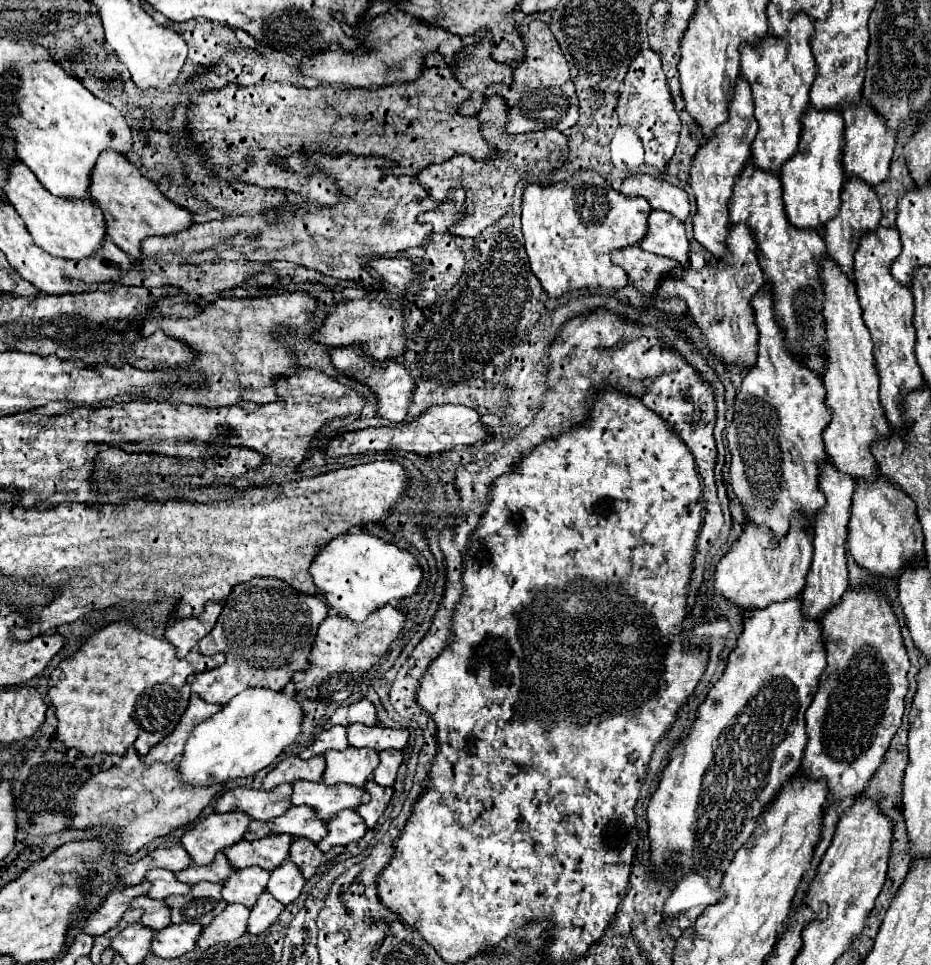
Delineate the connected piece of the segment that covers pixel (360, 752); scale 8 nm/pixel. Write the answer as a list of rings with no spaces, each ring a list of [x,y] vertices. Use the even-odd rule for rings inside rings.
[[[348,748],[342,752],[328,752],[324,754],[326,758],[326,774],[324,774],[324,782],[326,784],[352,784],[352,786],[364,786],[376,766],[380,764],[380,754],[376,750],[368,750],[368,748]]]

